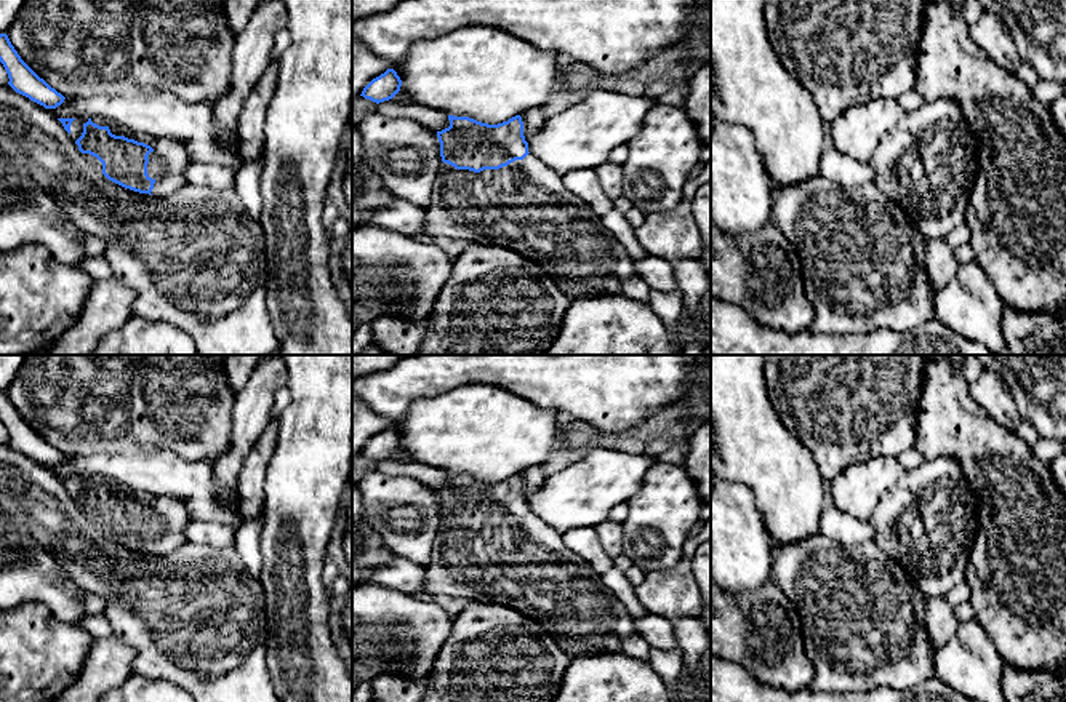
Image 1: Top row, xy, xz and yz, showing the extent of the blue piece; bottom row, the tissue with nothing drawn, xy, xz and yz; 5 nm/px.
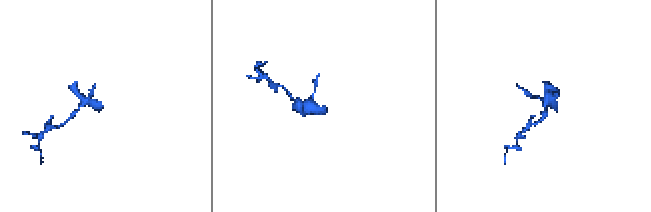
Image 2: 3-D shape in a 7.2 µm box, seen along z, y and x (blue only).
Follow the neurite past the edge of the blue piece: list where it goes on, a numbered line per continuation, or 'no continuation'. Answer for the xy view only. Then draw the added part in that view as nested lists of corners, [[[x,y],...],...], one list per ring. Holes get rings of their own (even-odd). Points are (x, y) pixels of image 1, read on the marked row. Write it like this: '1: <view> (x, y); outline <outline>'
1: xy (167, 163); outline [[[91,118],[99,126],[107,126],[112,134],[125,136],[150,146],[147,174],[155,181],[152,195],[166,197],[186,185],[184,171],[190,165],[187,152],[173,139],[158,139],[146,133],[134,133],[122,128],[107,118]]]

